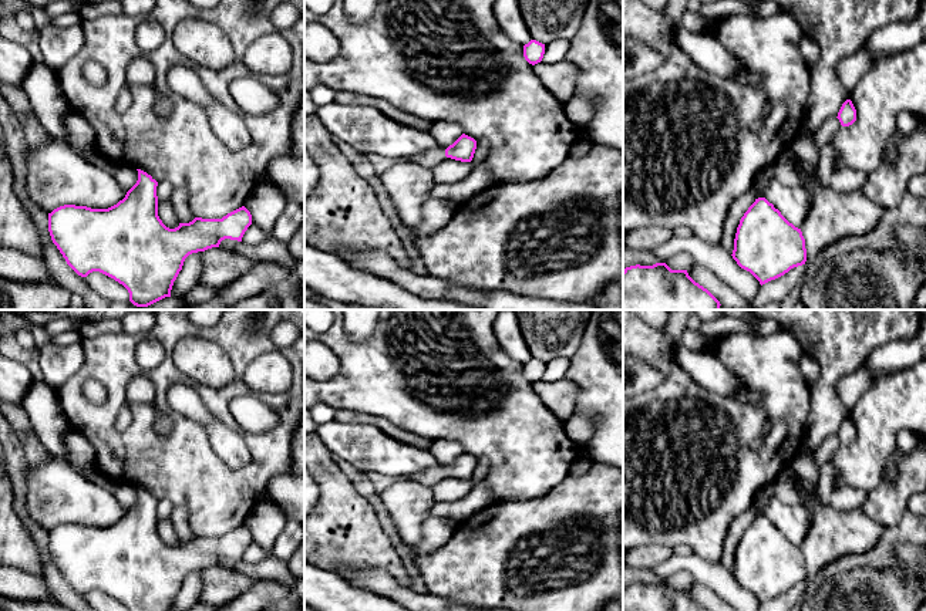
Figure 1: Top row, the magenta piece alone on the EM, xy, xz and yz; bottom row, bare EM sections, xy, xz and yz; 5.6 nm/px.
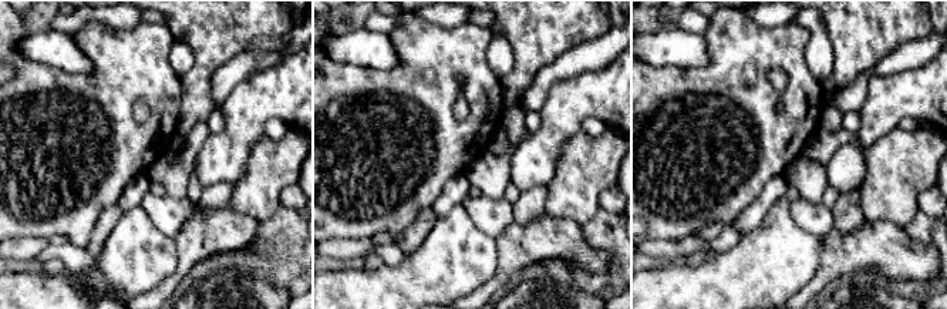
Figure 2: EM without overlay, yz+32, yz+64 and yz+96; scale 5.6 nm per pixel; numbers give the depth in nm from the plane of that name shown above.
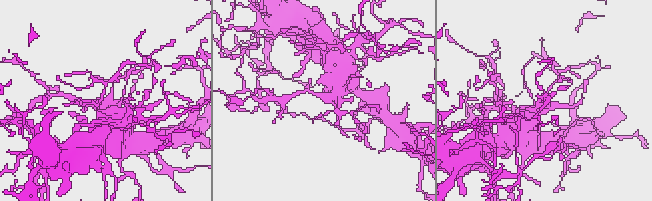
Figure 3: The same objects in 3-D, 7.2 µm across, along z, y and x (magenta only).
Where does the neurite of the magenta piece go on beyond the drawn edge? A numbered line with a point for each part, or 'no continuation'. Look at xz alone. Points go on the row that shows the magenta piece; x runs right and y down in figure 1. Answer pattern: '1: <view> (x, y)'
1: xz (430, 158)

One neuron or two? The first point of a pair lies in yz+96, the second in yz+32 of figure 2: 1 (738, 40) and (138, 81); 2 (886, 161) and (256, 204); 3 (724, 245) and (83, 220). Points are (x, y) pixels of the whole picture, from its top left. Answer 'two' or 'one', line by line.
1: one
2: one
3: two

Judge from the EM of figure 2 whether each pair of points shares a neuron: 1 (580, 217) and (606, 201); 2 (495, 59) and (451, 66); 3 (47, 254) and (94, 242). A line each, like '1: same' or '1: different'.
1: different
2: different
3: different

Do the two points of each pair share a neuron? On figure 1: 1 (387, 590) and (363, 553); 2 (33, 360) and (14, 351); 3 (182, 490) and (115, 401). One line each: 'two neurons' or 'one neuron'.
1: two neurons
2: one neuron
3: one neuron

